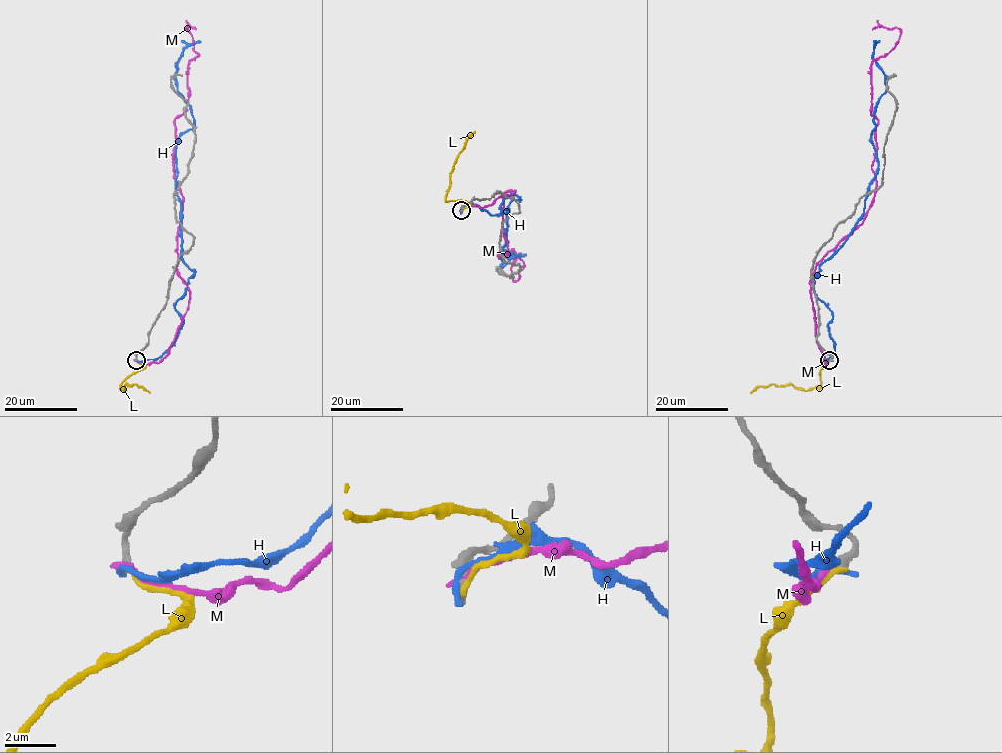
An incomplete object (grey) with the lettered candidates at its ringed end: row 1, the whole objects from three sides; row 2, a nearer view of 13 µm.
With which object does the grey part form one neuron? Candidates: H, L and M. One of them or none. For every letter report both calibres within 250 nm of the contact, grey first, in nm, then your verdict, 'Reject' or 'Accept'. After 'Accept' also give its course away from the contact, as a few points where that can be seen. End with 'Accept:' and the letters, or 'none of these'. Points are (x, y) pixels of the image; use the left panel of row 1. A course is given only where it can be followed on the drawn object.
H: Thickness 320 nm (grey) against 300 nm. Reject
L: Thickness 320 nm (grey) against 240 nm. Reject
M: Thickness 320 nm (grey) against 260 nm. Reject
Accept: none of these

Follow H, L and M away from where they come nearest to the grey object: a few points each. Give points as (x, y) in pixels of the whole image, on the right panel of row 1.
H: (830, 360), (832, 313), (814, 278), (863, 212), (878, 167), (871, 132), (886, 90), (873, 41)
L: (830, 360), (819, 371), (818, 386), (803, 390), (792, 385), (757, 385), (750, 393)
M: (830, 360), (816, 340), (810, 278), (862, 222), (876, 191), (871, 62), (900, 30), (872, 29)

